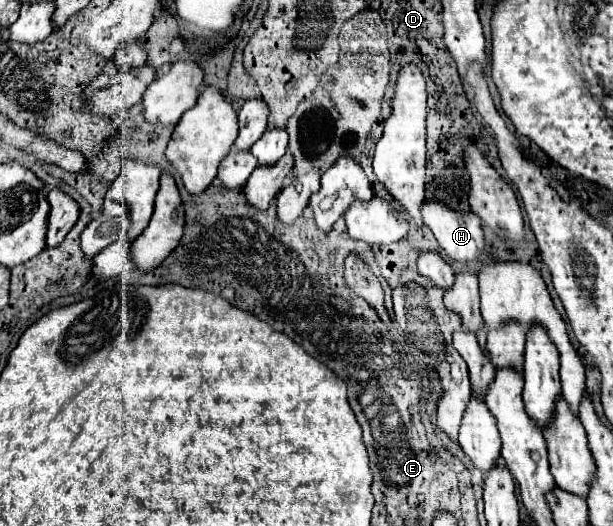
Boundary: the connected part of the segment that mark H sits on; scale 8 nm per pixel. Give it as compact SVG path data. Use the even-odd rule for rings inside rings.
M424 199L424 205L422 205L422 219L424 219L424 225L428 225L436 237L436 241L440 243L442 251L456 259L458 263L468 263L472 265L482 253L484 253L484 233L482 233L482 225L480 225L480 219L468 211L468 213L458 213L454 209L450 209L448 205L436 201L436 199Z

